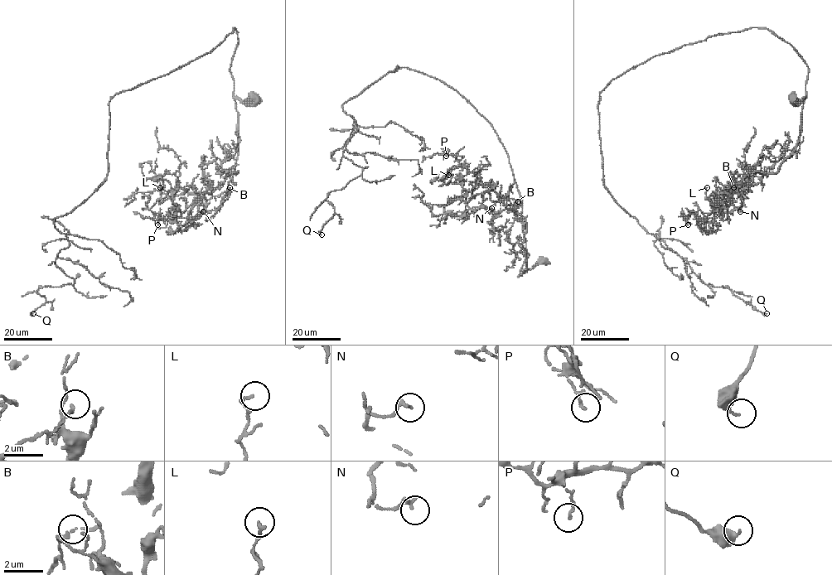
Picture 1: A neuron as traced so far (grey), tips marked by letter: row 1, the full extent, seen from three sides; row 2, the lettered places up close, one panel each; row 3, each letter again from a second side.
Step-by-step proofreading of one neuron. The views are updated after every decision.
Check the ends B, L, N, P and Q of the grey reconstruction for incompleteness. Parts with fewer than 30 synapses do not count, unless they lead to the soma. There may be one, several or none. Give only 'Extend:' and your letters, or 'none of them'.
Extend: none of them

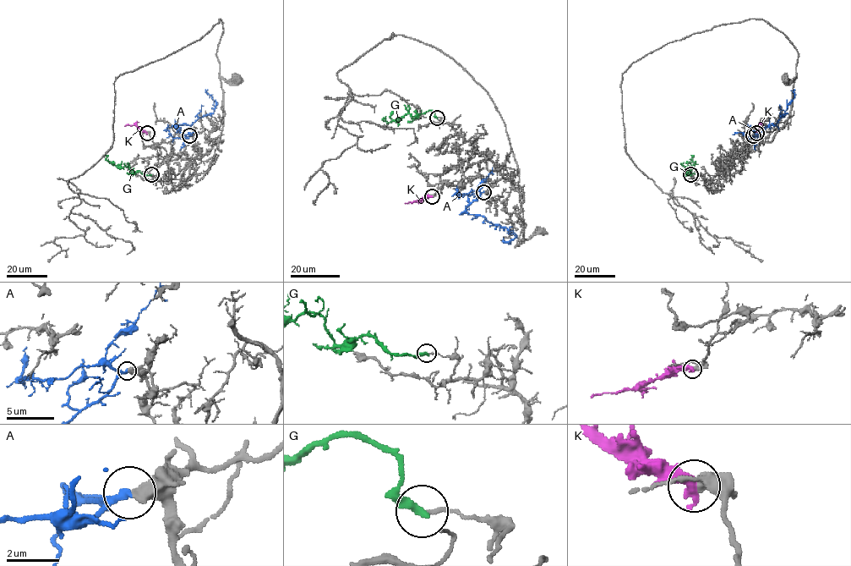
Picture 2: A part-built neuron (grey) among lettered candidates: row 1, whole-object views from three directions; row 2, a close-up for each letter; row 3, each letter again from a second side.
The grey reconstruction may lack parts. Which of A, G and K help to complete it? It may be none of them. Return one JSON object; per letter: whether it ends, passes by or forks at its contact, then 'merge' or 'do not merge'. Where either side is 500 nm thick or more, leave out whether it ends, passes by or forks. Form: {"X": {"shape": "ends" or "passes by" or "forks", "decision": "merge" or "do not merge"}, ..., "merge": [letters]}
{"A": {"decision": "merge"}, "G": {"shape": "ends", "decision": "do not merge"}, "K": {"shape": "ends", "decision": "do not merge"}, "merge": ["A"]}

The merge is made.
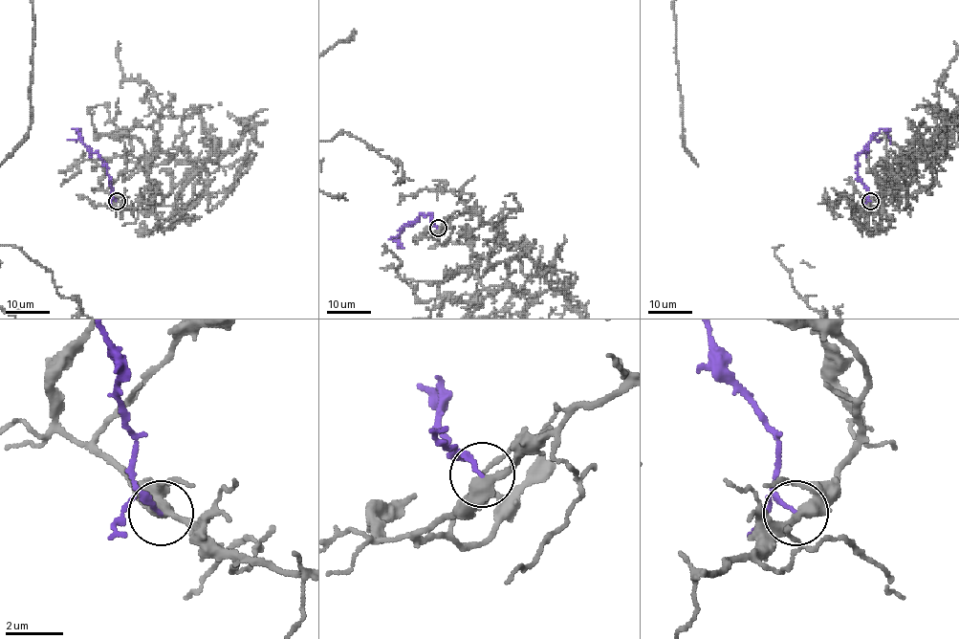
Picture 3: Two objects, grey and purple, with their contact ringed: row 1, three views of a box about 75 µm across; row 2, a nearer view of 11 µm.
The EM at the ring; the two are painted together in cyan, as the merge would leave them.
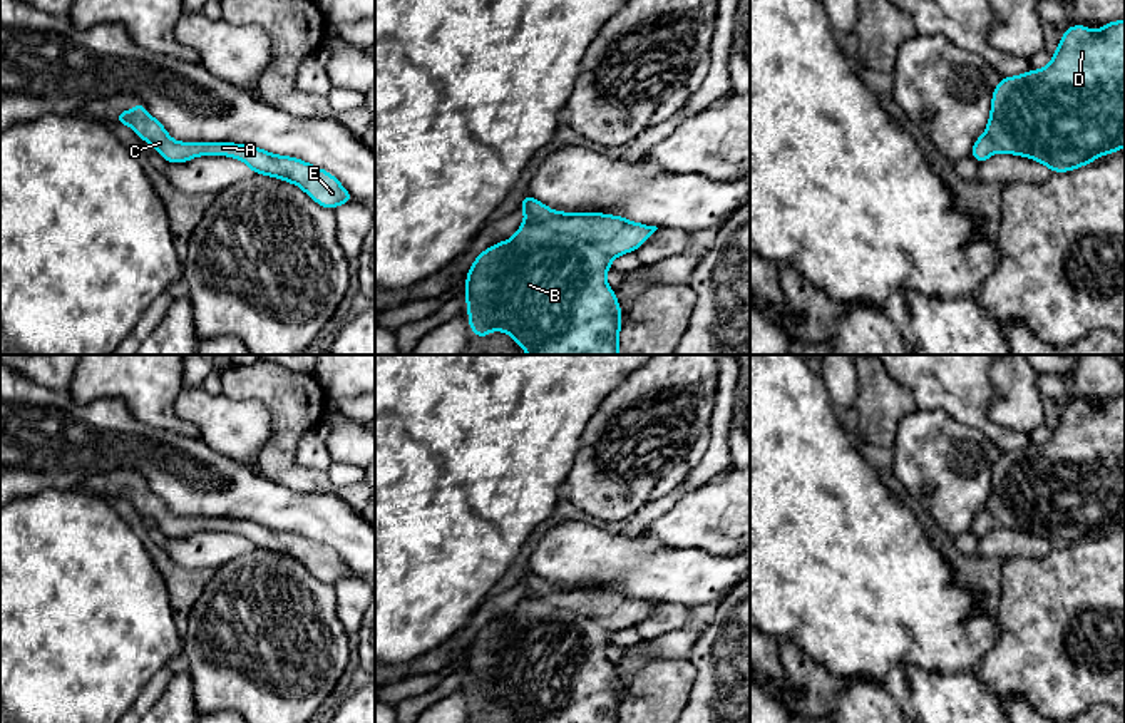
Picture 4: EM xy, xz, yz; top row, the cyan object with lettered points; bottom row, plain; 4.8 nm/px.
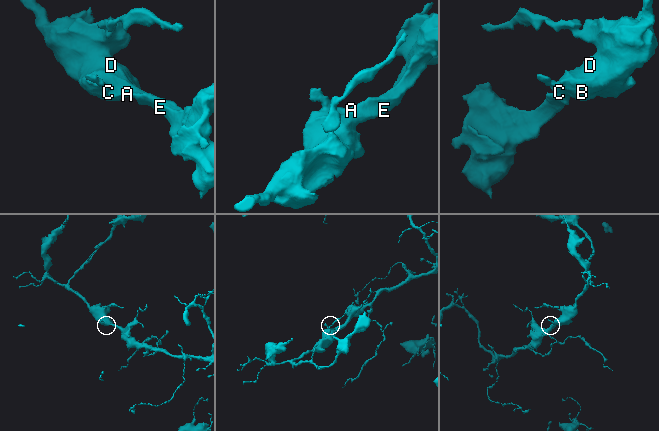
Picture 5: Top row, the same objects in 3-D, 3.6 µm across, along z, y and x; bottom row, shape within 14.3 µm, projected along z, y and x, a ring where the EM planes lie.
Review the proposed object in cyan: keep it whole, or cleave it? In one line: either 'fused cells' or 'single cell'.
single cell

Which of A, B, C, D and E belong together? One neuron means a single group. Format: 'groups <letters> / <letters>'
groups A B C D E

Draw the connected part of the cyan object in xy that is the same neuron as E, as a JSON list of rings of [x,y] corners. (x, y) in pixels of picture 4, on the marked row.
[[[136,100],[134,110],[119,112],[114,122],[131,126],[137,137],[147,141],[169,164],[188,162],[196,156],[229,156],[246,162],[254,174],[273,176],[300,186],[326,209],[355,201],[333,174],[301,159],[276,156],[248,144],[176,142],[164,126],[149,115],[141,100]]]

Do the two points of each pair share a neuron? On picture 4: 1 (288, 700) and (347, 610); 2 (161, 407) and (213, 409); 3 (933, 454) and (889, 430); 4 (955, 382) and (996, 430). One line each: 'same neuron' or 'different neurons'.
1: different neurons
2: different neurons
3: different neurons
4: same neuron

